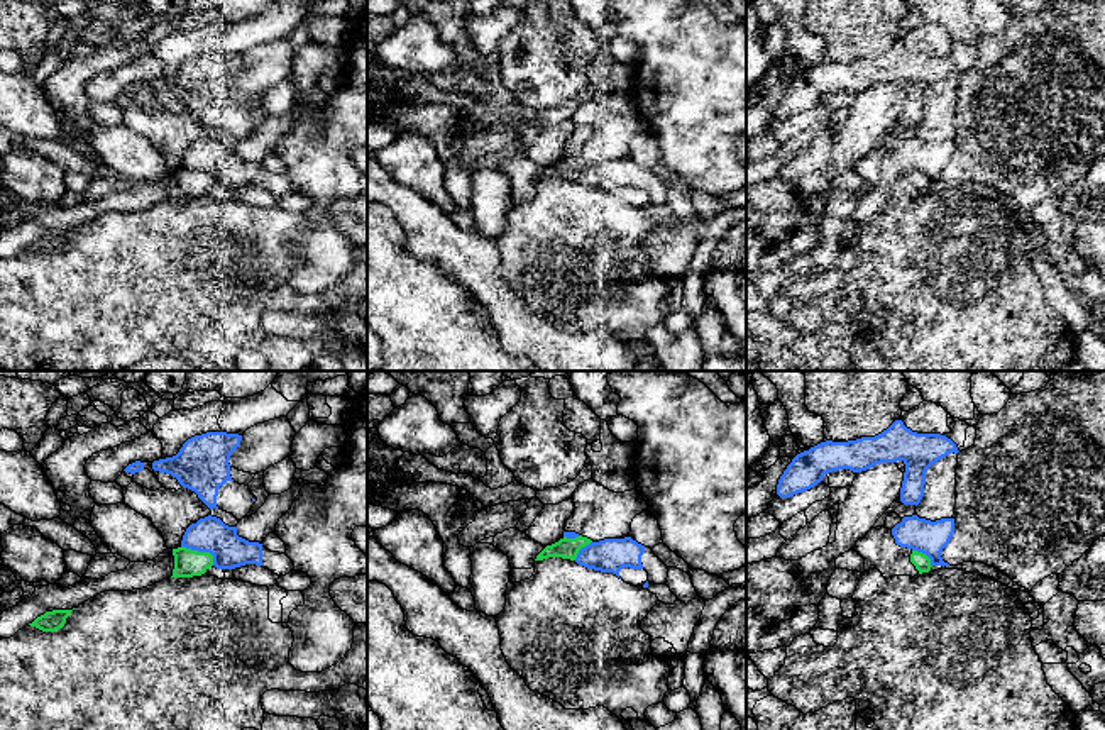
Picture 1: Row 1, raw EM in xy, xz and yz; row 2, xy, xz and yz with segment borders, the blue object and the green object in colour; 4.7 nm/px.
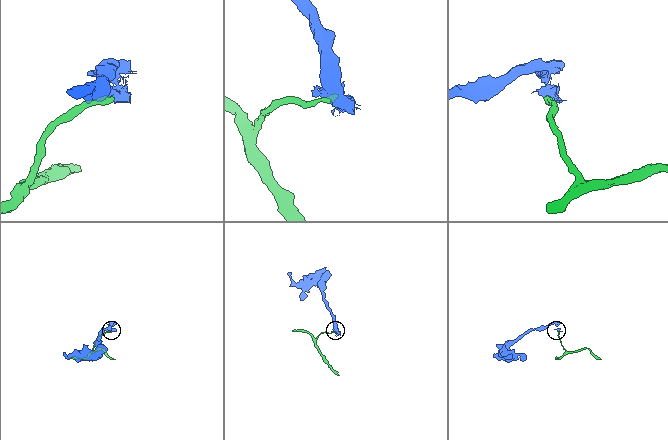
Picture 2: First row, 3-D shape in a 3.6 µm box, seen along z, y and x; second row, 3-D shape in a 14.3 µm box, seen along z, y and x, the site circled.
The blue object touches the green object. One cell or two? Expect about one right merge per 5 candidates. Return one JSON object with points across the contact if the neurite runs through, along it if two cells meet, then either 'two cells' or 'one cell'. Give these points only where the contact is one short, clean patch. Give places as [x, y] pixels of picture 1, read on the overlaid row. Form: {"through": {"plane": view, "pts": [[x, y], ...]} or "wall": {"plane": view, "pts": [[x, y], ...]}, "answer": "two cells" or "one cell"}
{"answer": "two cells"}

